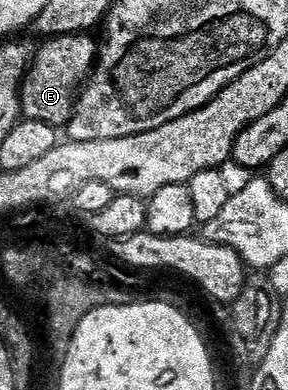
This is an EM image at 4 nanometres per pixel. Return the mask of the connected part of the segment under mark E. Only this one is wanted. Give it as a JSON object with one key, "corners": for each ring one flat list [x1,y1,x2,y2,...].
{"corners":[[74,32,64,36,53,36,42,41,43,45,34,51,31,67,23,79,23,87,19,89,19,111,26,119,45,122,57,130,66,129,71,116,75,113,75,101,91,75,98,57,100,45,94,35]]}

